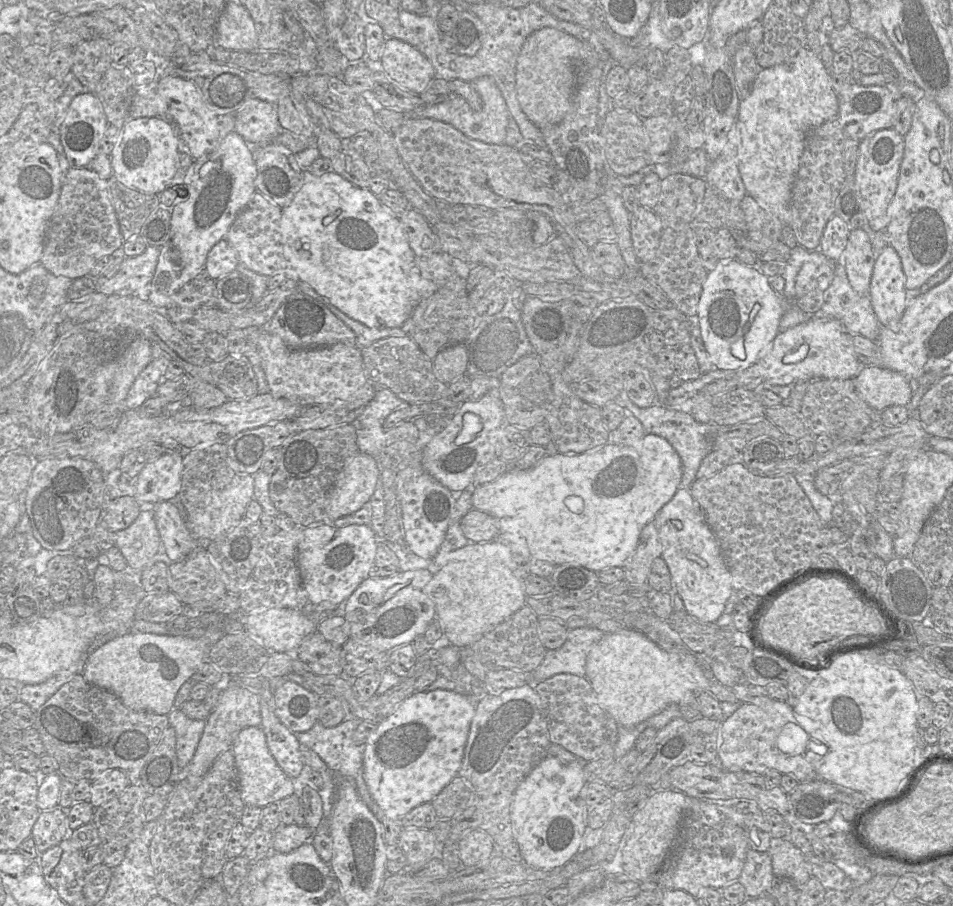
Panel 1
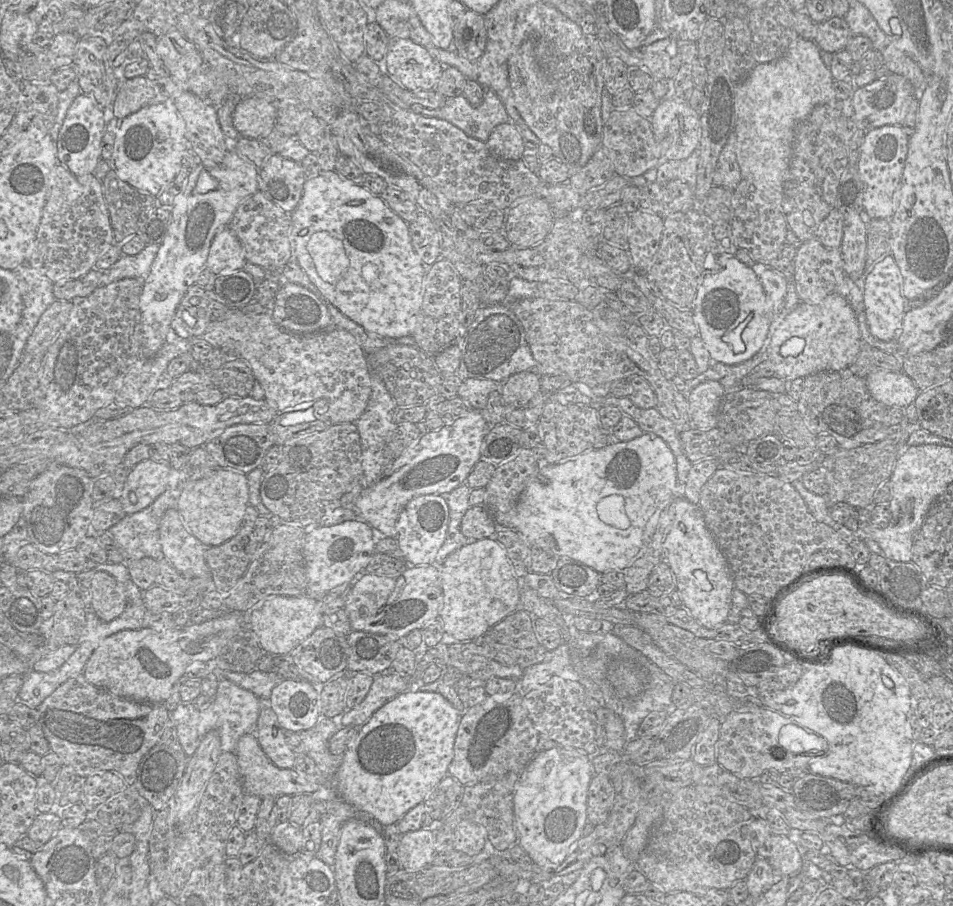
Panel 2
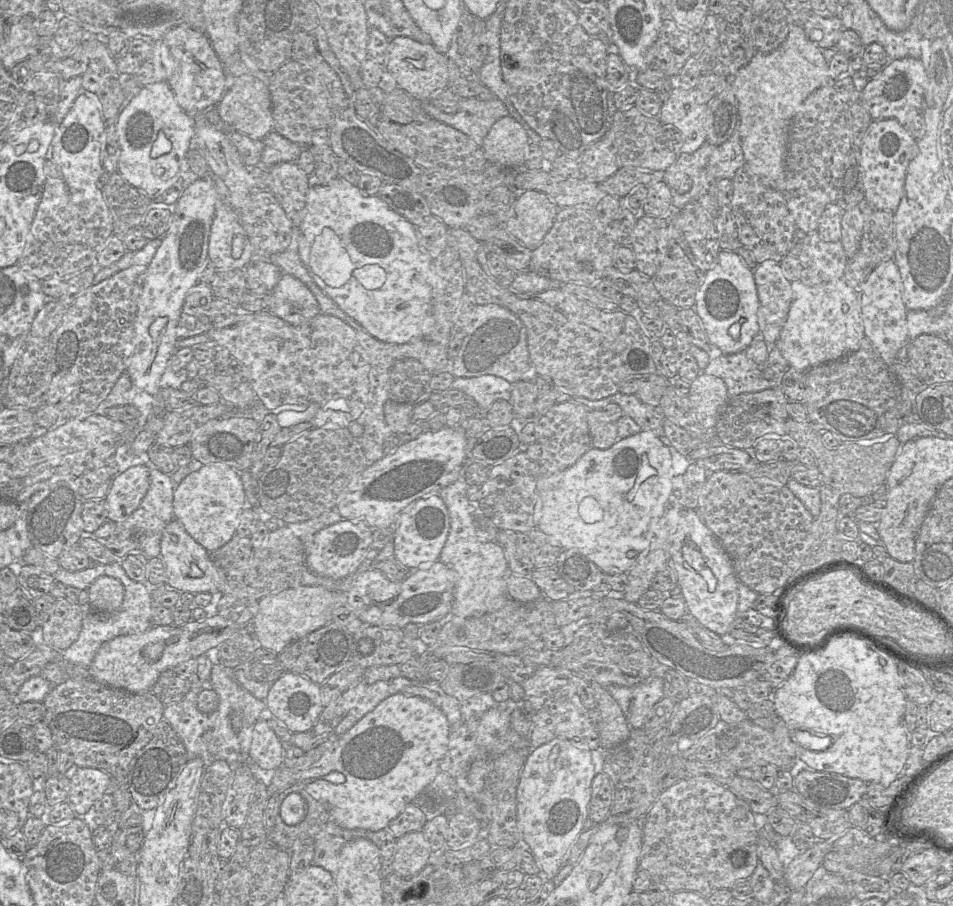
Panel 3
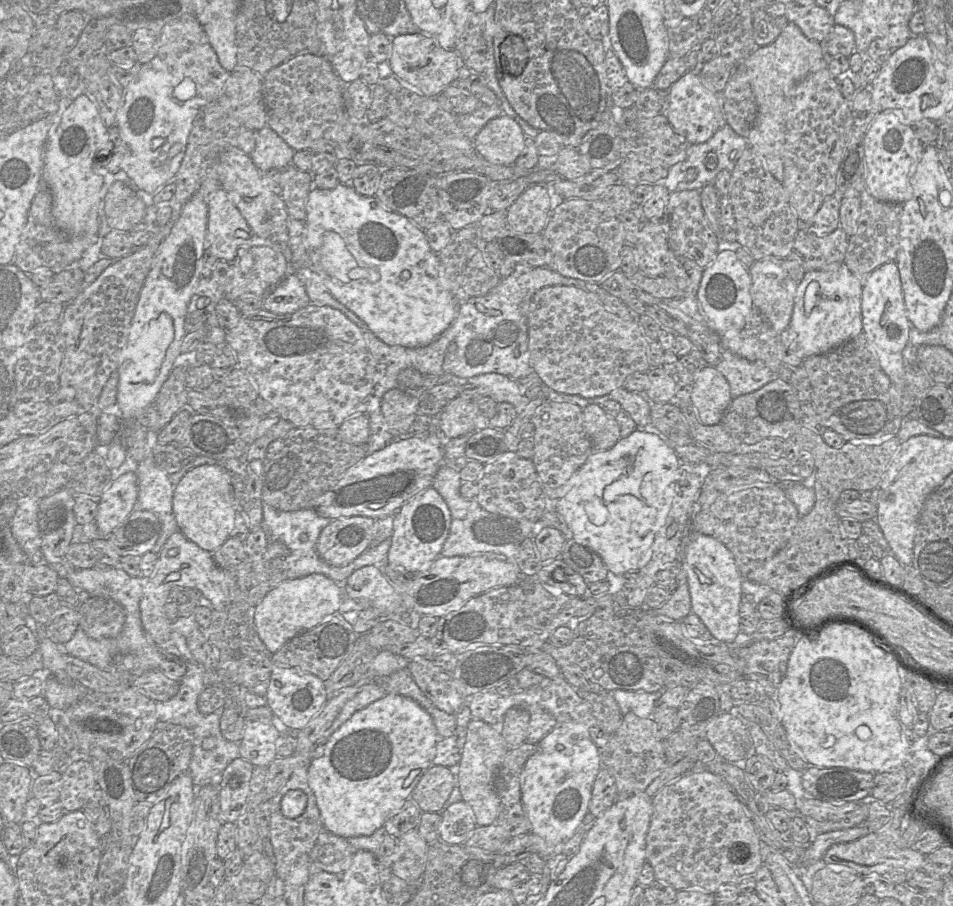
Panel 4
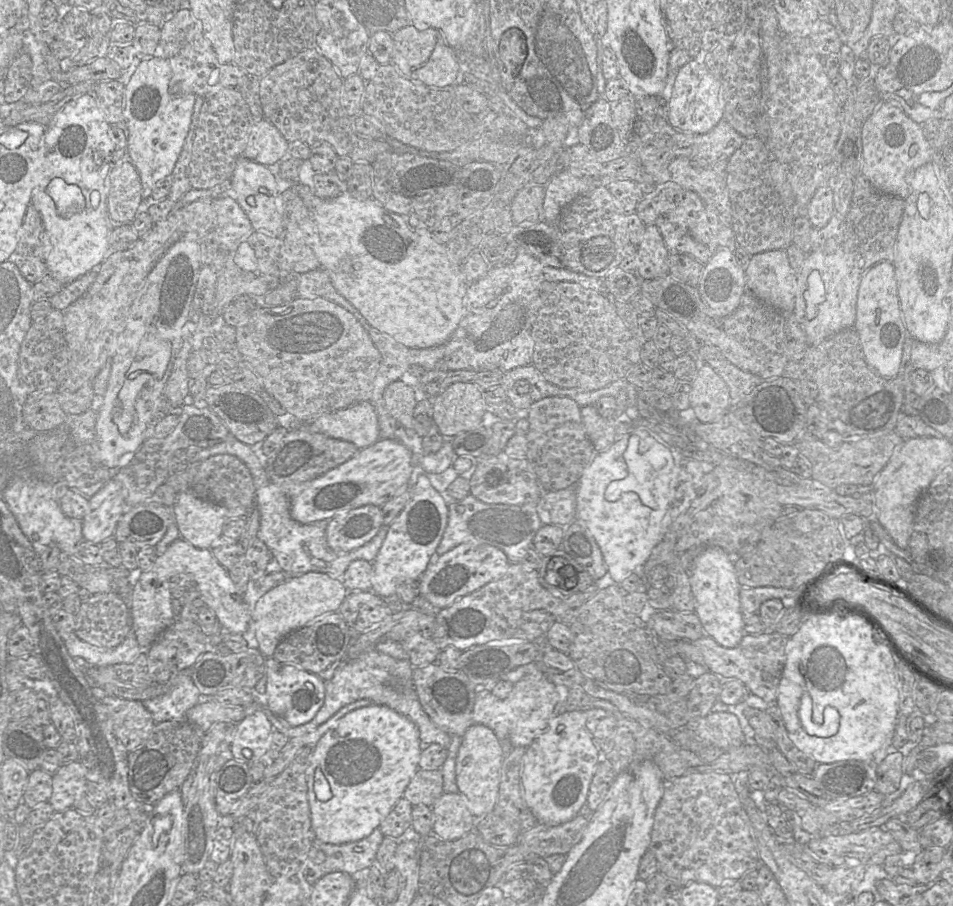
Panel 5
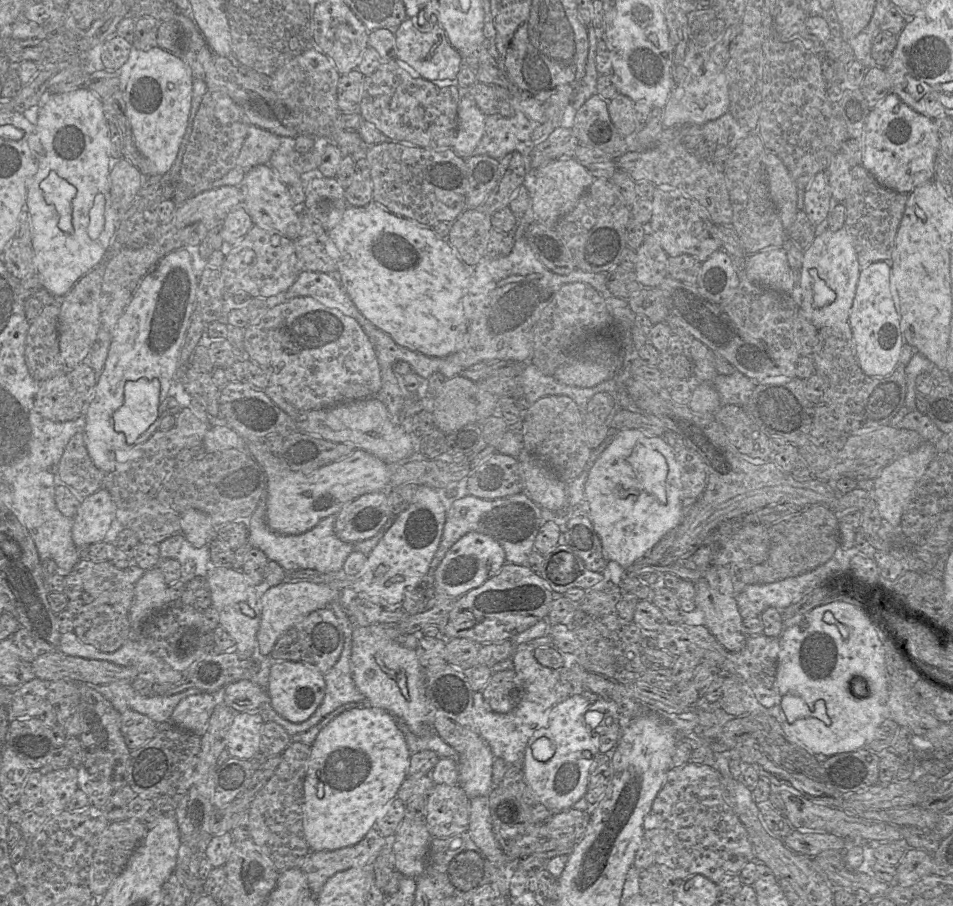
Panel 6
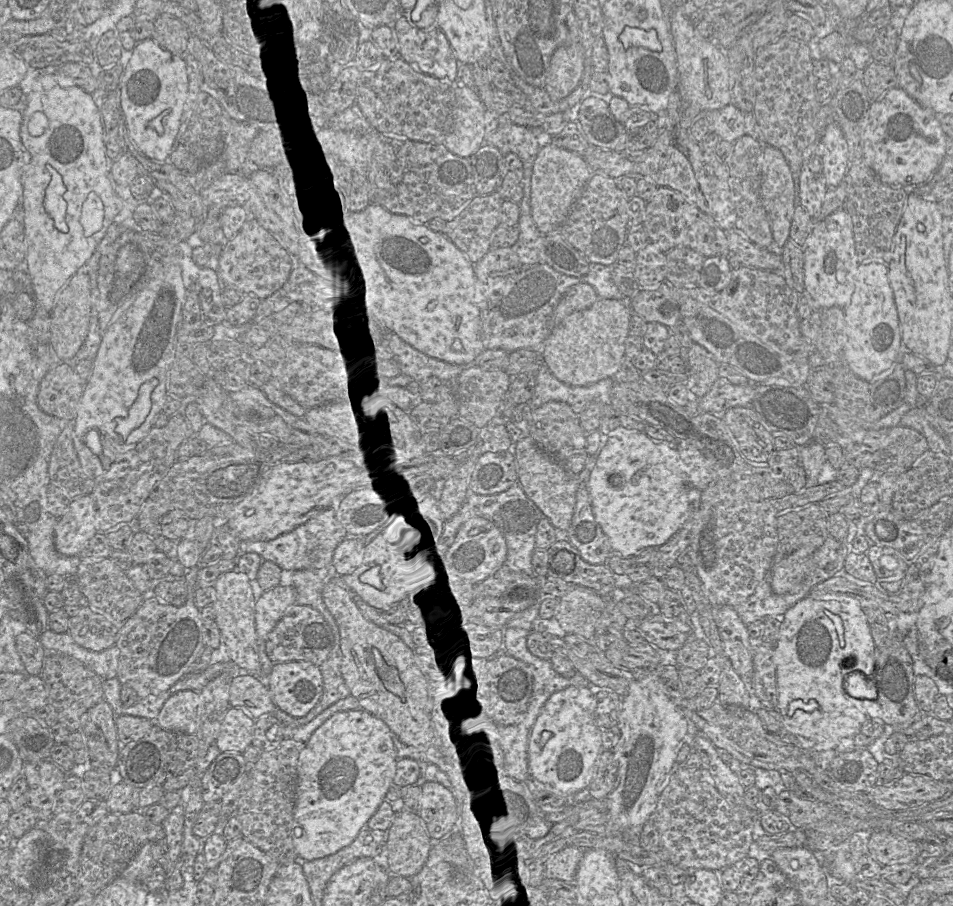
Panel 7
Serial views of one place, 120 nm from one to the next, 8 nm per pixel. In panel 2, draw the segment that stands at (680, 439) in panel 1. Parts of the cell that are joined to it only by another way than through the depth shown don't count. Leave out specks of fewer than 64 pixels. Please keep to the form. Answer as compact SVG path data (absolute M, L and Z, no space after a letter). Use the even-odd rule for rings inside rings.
M596 397L596 409L603 406L616 406L625 415L630 416L644 433L656 435L663 439L672 451L676 462L677 483L685 485L692 463L686 457L680 440L681 429L671 420L663 417L654 408L637 407L628 397Z

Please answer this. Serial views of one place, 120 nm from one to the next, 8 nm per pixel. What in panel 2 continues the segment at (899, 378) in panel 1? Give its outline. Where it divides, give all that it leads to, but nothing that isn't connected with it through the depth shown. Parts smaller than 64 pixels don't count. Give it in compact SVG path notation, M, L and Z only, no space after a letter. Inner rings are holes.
M875 369L866 379L871 396L886 407L905 408L920 392L913 380L903 371Z

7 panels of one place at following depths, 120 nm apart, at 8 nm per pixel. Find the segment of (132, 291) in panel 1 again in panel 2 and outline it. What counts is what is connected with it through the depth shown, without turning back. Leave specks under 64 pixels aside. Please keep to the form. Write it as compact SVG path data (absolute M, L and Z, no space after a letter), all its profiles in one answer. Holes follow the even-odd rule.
M148 244L136 255L122 255L109 269L102 270L99 287L124 278L138 278L144 281L151 270L159 247L158 244Z

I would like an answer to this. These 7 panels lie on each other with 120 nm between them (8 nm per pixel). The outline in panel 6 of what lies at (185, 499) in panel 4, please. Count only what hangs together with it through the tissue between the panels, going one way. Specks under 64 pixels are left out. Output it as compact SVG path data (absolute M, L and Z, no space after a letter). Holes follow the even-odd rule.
M188 509L180 514L180 520L181 532L193 547L204 547L214 539L214 526L207 514Z

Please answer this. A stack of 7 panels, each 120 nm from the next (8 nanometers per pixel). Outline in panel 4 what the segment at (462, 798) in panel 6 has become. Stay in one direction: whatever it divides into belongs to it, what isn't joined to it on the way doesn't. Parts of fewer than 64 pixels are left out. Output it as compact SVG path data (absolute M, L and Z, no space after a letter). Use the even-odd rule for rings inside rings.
M463 800L444 808L439 825L439 839L447 844L464 844L477 827L471 807Z

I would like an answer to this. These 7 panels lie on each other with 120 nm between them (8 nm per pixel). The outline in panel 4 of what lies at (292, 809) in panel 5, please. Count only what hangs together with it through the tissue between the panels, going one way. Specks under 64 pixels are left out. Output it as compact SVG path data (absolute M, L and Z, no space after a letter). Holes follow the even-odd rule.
M308 767L296 768L287 782L280 788L270 802L270 830L269 837L273 846L274 863L276 876L285 880L289 875L293 865L303 854L309 854L314 847L319 833L323 829L320 811L316 803L315 796L308 784ZM293 789L303 791L307 796L307 805L304 812L296 818L287 818L281 812L281 800L284 795Z

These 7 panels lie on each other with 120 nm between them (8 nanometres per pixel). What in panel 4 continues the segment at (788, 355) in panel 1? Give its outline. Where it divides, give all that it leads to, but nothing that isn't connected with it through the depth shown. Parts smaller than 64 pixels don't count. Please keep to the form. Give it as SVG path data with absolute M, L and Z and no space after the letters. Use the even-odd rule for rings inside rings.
M843 263L837 268L808 271L798 284L789 328L797 335L799 348L806 357L826 353L863 333L862 284Z

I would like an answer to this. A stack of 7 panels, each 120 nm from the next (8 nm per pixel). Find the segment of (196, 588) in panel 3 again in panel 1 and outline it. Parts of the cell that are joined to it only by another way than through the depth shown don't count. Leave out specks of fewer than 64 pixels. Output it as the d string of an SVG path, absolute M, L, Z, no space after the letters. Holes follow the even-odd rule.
M161 501L141 505L141 511L151 508L154 508L162 550L173 563L184 560L201 545L172 502Z

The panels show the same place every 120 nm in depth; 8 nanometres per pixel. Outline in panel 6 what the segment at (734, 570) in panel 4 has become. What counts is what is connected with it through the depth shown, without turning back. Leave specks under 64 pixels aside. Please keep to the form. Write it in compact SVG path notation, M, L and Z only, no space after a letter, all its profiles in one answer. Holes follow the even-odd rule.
M712 564L694 584L696 607L704 617L705 626L726 650L730 652L742 650L746 644L747 636L743 632L743 619L739 613L728 569Z

